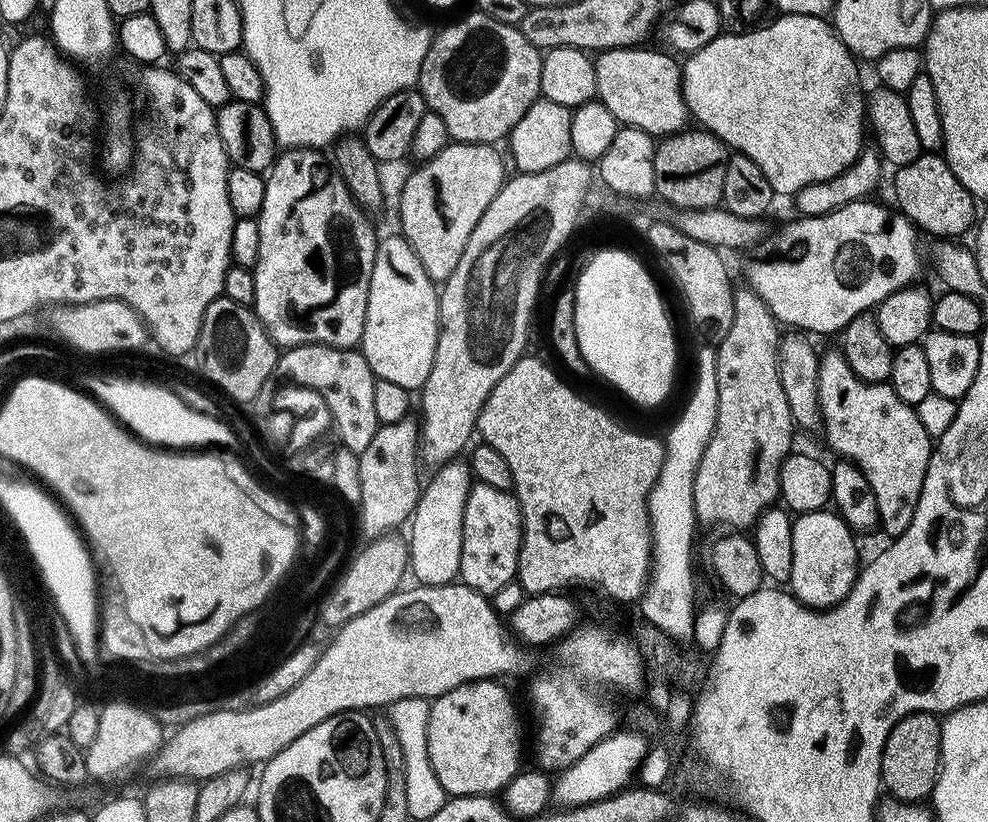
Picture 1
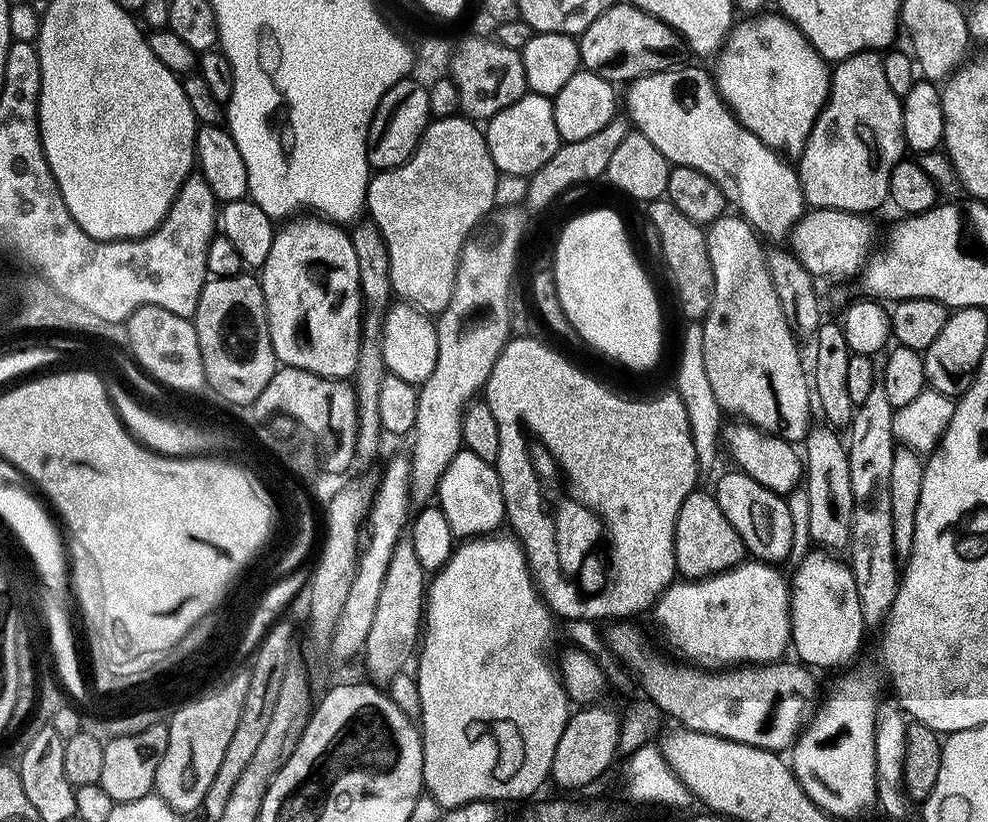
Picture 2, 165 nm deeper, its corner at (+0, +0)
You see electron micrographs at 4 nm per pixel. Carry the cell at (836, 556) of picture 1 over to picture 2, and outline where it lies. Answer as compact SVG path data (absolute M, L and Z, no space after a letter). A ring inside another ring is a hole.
M812 550L808 556L795 565L796 573L790 576L790 626L792 627L791 647L796 648L795 659L799 663L813 669L840 668L848 664L860 652L860 643L864 640L866 625L863 620L862 606L859 604L858 591L854 582L854 574L849 565L827 550Z

